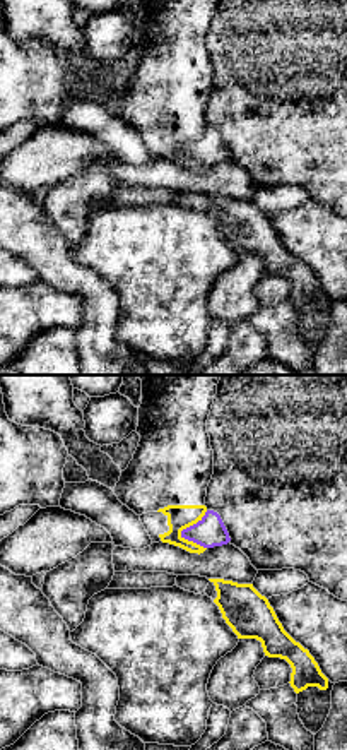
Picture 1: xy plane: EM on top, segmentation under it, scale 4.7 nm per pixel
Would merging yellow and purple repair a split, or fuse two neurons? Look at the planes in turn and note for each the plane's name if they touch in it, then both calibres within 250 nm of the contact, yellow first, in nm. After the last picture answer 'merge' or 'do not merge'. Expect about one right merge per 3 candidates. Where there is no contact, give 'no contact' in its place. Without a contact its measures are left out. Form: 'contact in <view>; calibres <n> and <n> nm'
contact in xy; calibres 120 and 140 nm

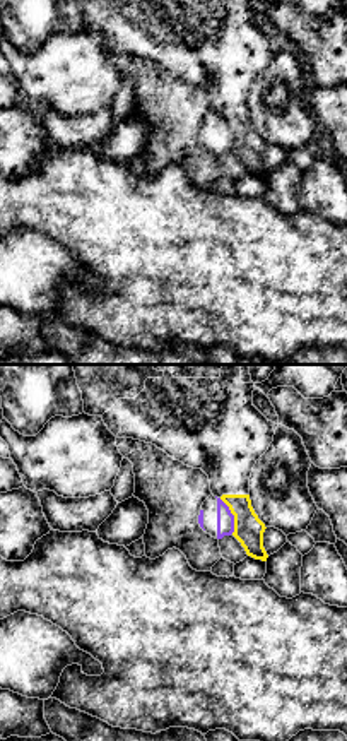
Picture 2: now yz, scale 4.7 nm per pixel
contact in yz; calibres 140 and 80 nm

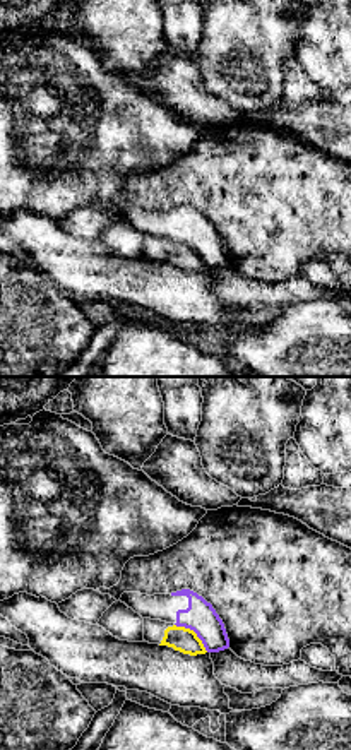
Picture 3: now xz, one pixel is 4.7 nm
contact in xz; calibres 120 and 150 nm

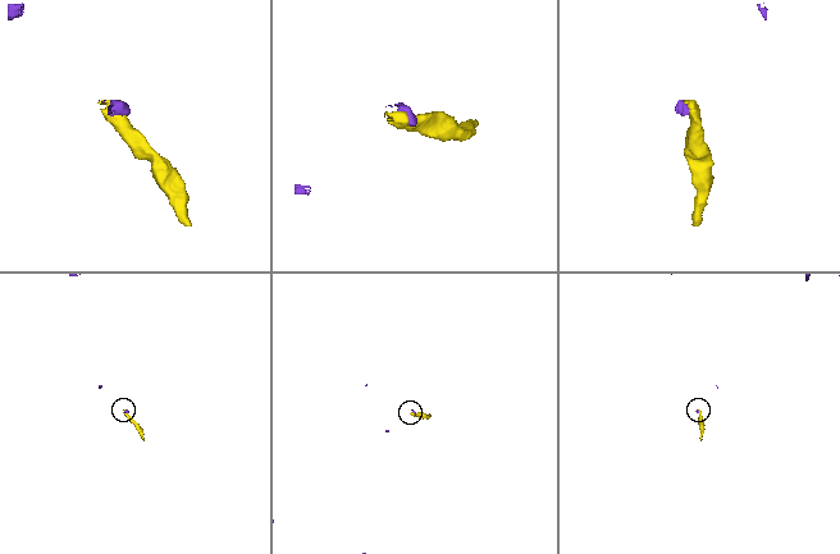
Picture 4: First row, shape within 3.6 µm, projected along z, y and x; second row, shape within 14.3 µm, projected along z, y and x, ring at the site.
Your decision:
do not merge

